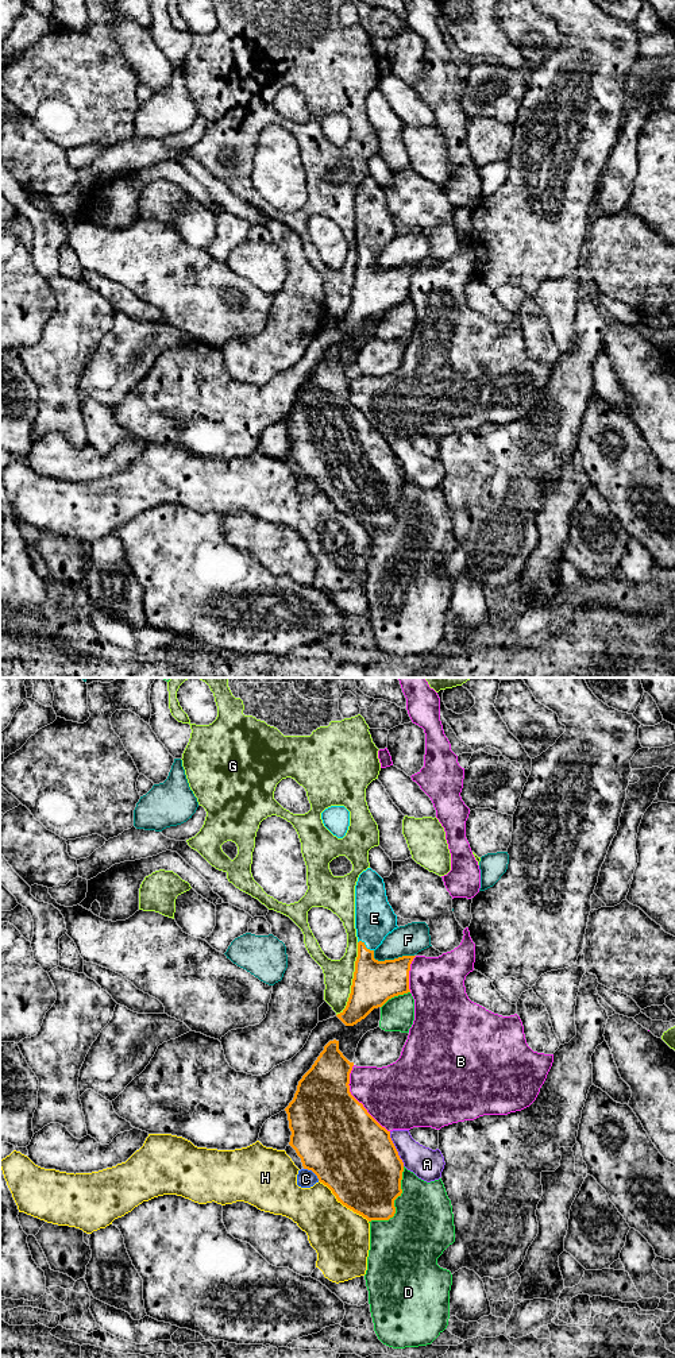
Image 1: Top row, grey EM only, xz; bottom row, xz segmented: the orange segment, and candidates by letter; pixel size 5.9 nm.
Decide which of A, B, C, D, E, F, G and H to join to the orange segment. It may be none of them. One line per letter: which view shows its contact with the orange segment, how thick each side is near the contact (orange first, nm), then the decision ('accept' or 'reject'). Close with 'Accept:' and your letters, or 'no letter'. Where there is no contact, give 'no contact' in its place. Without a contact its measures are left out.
A: xz | 480/190 nm | reject
B: xz | 480/380 nm | reject
C: xz | 480/110 nm | reject
D: xz | 440/380 nm | reject
E: xz | 260/240 nm | accept
F: xz | 260/180 nm | reject
G: xz | 260/180 nm | reject
H: xz | 460/340 nm | reject
Accept: E

